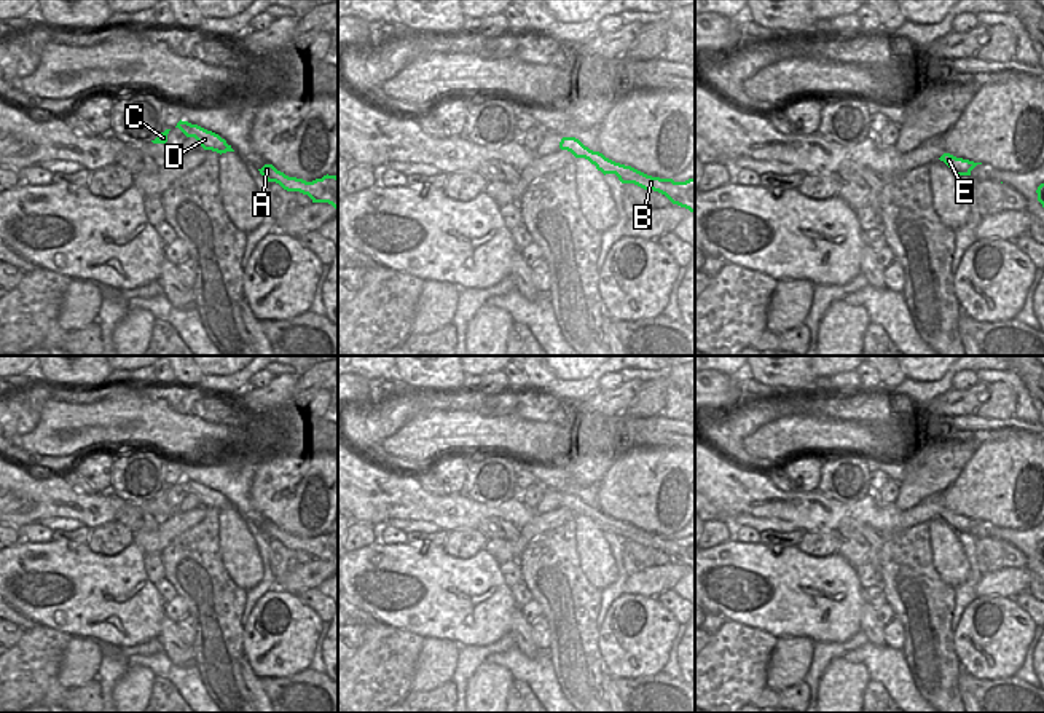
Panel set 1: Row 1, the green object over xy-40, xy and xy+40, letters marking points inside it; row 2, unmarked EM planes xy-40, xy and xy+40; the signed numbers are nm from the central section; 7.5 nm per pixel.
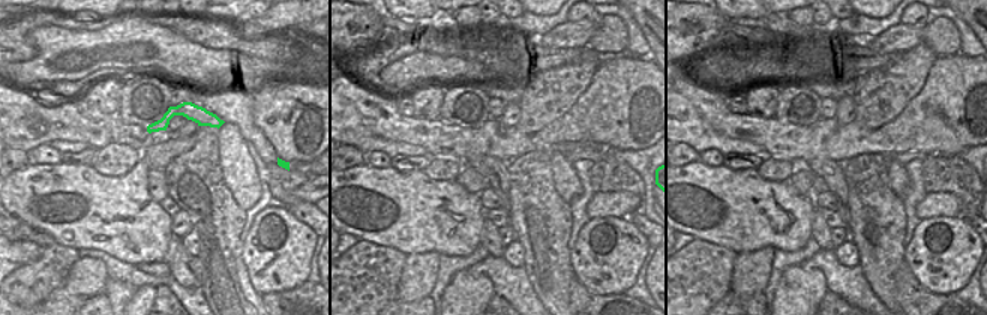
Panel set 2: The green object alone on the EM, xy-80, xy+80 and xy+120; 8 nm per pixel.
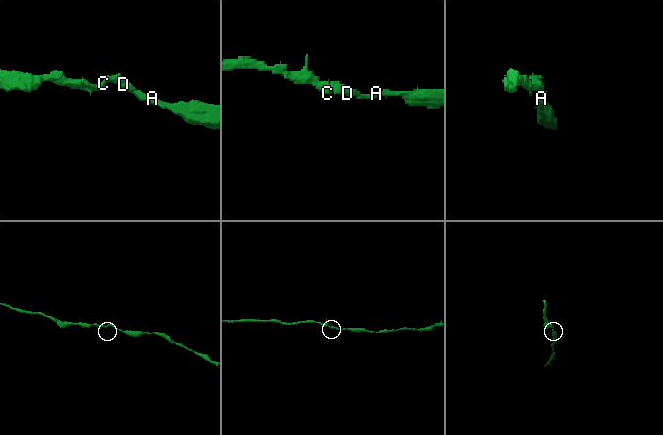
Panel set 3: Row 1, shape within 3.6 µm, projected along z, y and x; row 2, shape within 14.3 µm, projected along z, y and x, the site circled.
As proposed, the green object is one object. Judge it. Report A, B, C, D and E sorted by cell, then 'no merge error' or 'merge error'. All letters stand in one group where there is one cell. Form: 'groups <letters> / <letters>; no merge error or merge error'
groups A B C D E; no merge error

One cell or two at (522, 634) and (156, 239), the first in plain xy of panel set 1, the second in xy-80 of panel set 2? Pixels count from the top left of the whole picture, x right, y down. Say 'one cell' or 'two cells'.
two cells

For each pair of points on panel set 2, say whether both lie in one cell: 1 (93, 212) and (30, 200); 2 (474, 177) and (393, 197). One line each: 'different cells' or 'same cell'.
1: same cell
2: different cells

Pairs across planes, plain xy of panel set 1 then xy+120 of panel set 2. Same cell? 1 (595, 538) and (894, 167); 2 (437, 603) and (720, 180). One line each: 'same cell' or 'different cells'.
1: same cell
2: same cell

